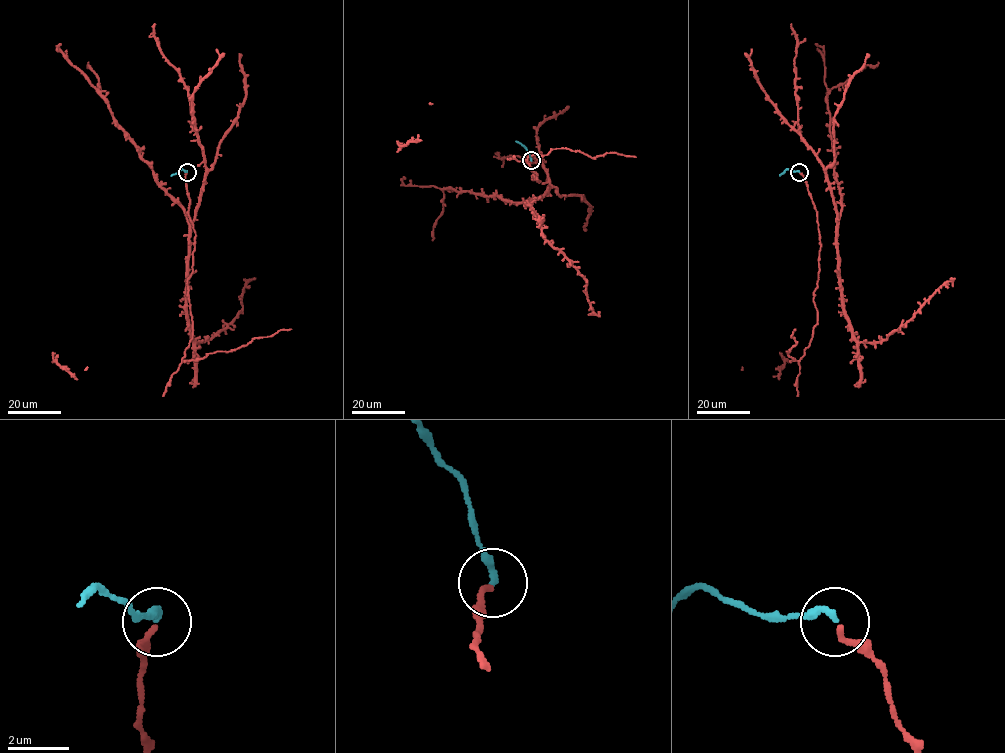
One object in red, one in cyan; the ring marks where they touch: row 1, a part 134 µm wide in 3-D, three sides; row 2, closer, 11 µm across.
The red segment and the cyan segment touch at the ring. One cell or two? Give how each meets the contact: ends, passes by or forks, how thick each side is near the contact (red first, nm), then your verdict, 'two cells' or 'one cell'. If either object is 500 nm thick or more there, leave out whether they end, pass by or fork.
red ends | cyan ends | 180/240 nm | one cell

